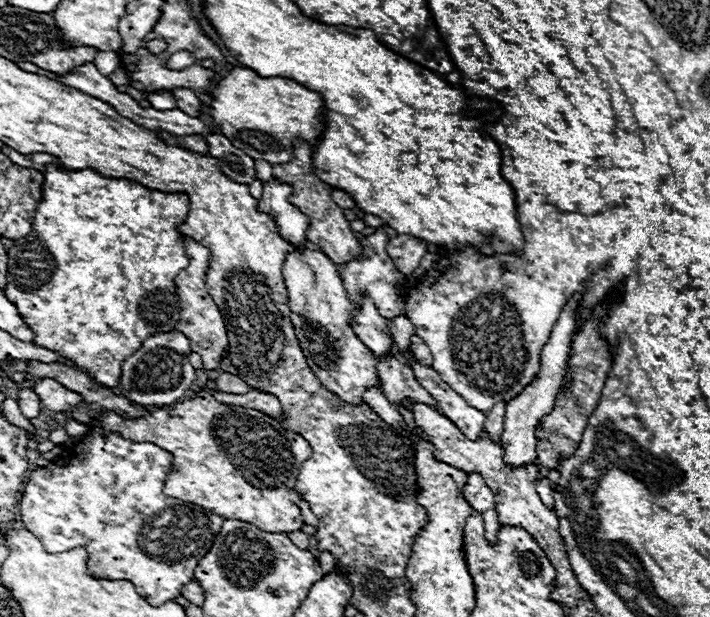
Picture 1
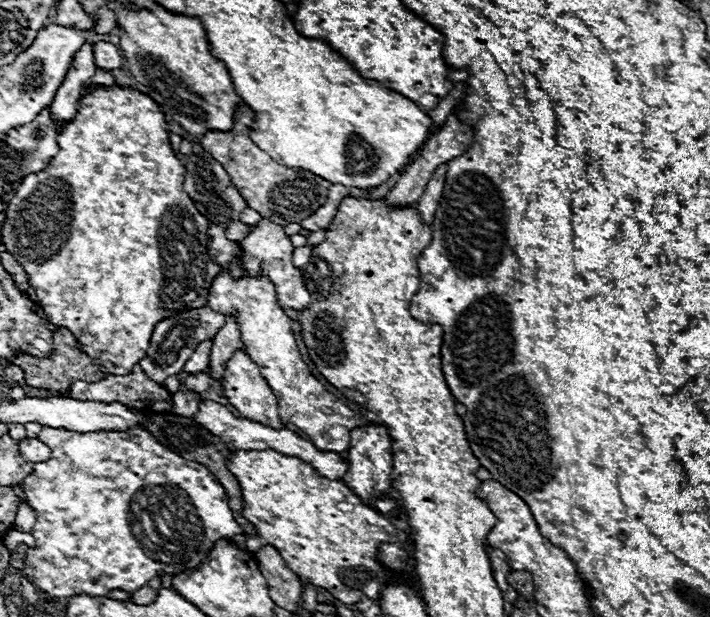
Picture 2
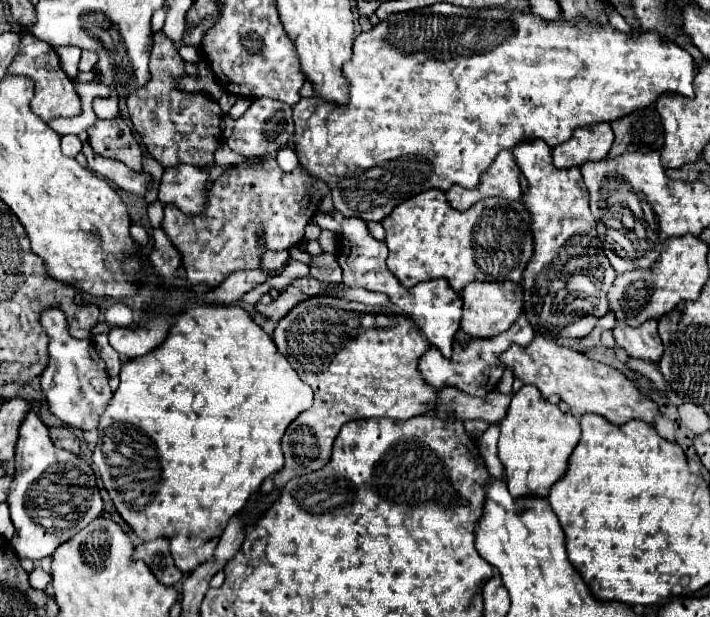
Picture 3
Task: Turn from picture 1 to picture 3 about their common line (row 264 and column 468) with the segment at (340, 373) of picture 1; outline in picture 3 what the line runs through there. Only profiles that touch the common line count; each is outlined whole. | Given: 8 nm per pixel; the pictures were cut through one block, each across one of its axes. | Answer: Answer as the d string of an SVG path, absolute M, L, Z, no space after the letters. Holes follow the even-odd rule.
M470 282L462 290L462 332L470 338L494 338L506 332L522 312L522 292L522 286L516 282Z

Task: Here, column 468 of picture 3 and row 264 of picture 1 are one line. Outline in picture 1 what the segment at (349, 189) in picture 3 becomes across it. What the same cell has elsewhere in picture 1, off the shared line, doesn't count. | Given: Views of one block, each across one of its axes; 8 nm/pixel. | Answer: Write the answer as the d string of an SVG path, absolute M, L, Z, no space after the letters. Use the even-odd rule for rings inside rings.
M54 164L46 166L44 184L42 184L42 200L36 208L36 216L32 218L32 222L34 222L32 232L24 240L16 240L14 246L8 250L8 256L10 256L8 282L4 286L8 300L12 300L12 304L16 304L20 316L32 328L34 344L42 346L46 350L58 352L60 356L72 360L74 364L78 364L78 368L84 368L84 372L88 372L88 376L92 376L104 388L114 388L120 380L122 362L128 356L132 356L134 352L138 352L148 336L158 334L158 332L172 332L180 320L180 302L176 296L174 278L180 270L184 270L188 266L188 256L184 252L184 242L180 240L180 232L176 226L180 224L180 220L184 220L186 214L188 214L188 196L184 196L184 194L154 192L154 190L144 188L140 184L134 184L130 180L104 178L94 170L78 170L78 172L66 170L66 172L62 172Z

